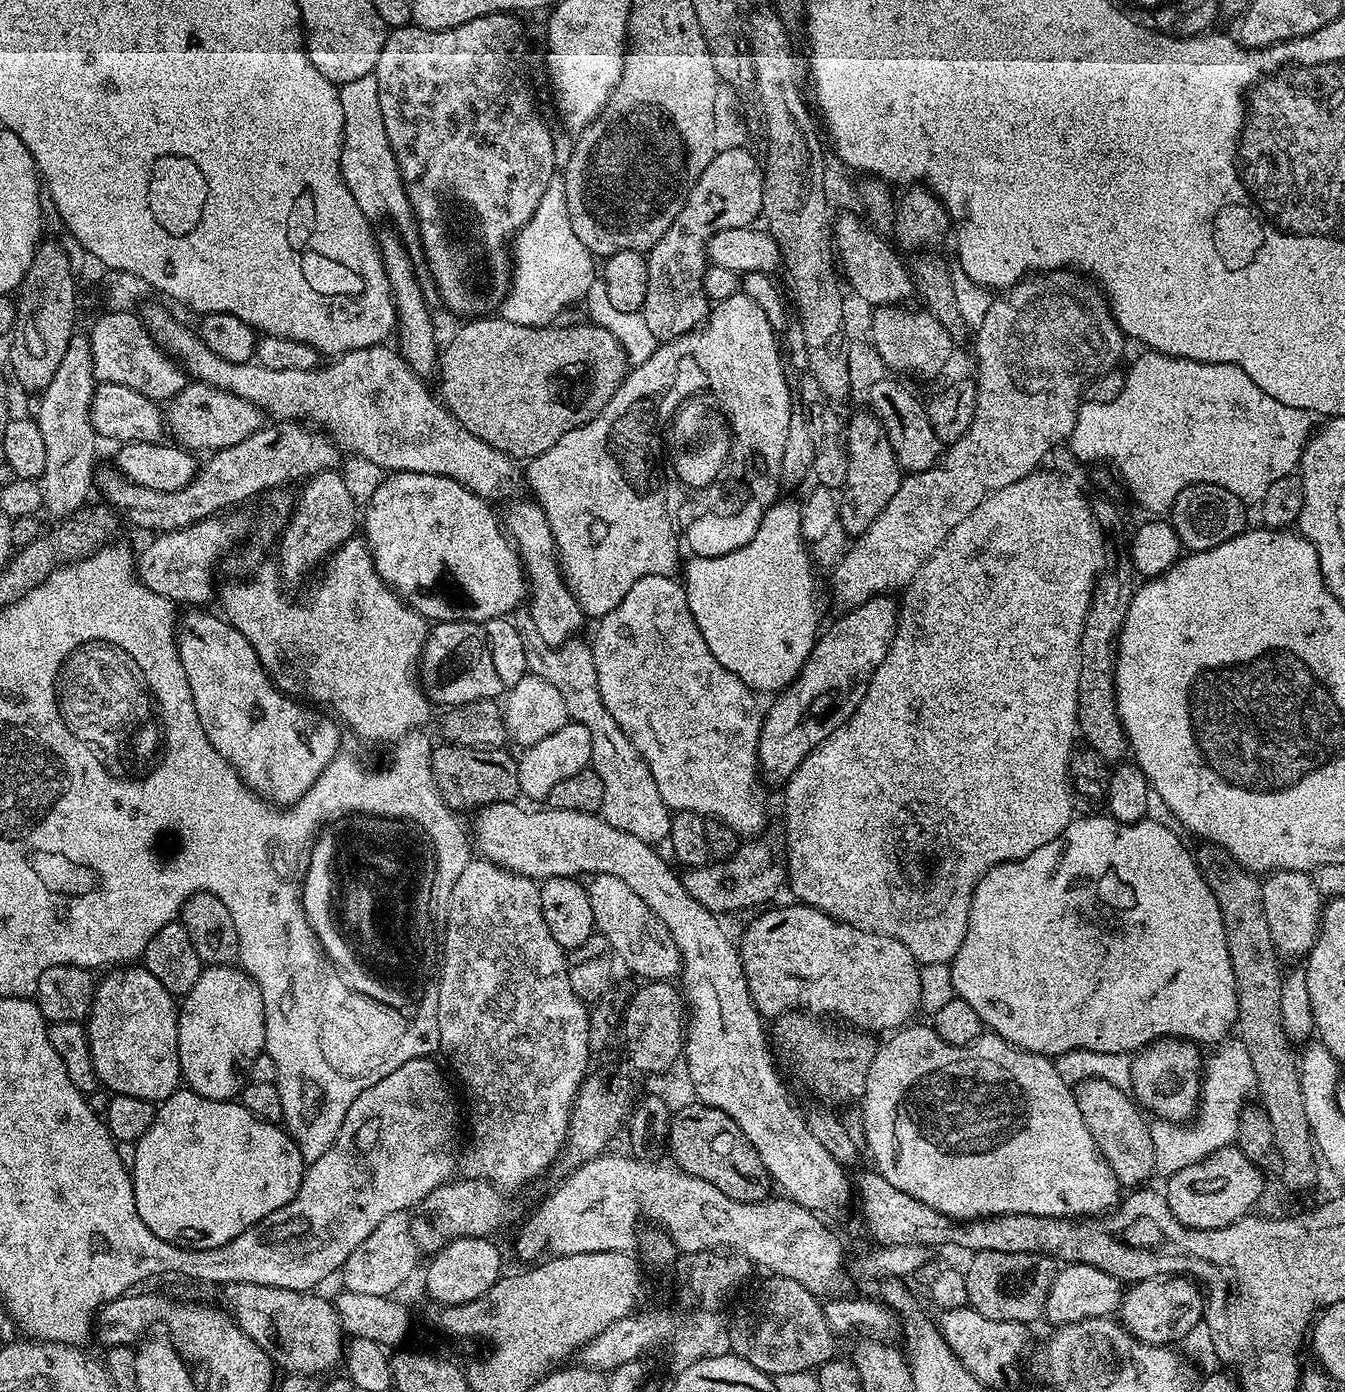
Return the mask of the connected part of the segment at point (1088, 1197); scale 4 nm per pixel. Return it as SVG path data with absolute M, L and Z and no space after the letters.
M927 1023L905 1026L893 1031L883 1045L877 1047L874 1058L868 1067L862 1107L864 1109L866 1152L872 1155L875 1171L880 1173L890 1186L898 1190L906 1190L918 1202L926 1202L942 1214L946 1214L957 1222L961 1220L979 1220L982 1216L1005 1216L1006 1214L1034 1214L1035 1216L1063 1216L1065 1218L1096 1218L1108 1214L1122 1200L1122 1186L1100 1153L1094 1134L1086 1126L1086 1118L1082 1110L1078 1110L1078 1102L1073 1085L1064 1079L1055 1063L1048 1056L1039 1056L1033 1052L1024 1052L1001 1036L982 1035L970 1046L950 1046L937 1034L935 1028Z

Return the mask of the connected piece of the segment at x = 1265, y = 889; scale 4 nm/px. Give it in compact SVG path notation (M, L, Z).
M1280 870L1267 873L1260 885L1262 906L1266 906L1266 922L1270 926L1270 936L1281 957L1307 957L1320 933L1322 898L1314 890L1309 873L1298 870Z

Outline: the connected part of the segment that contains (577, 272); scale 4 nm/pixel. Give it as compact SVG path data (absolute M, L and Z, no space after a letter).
M552 177L540 208L513 240L512 284L498 309L506 321L531 328L549 327L564 306L585 299L596 283L595 257L570 226L563 187L563 177Z

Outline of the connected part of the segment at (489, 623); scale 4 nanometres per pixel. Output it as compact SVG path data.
M511 619L498 620L446 620L431 625L424 648L420 651L418 679L424 695L433 705L455 706L479 700L500 698L528 672L526 650L520 637L520 629Z

